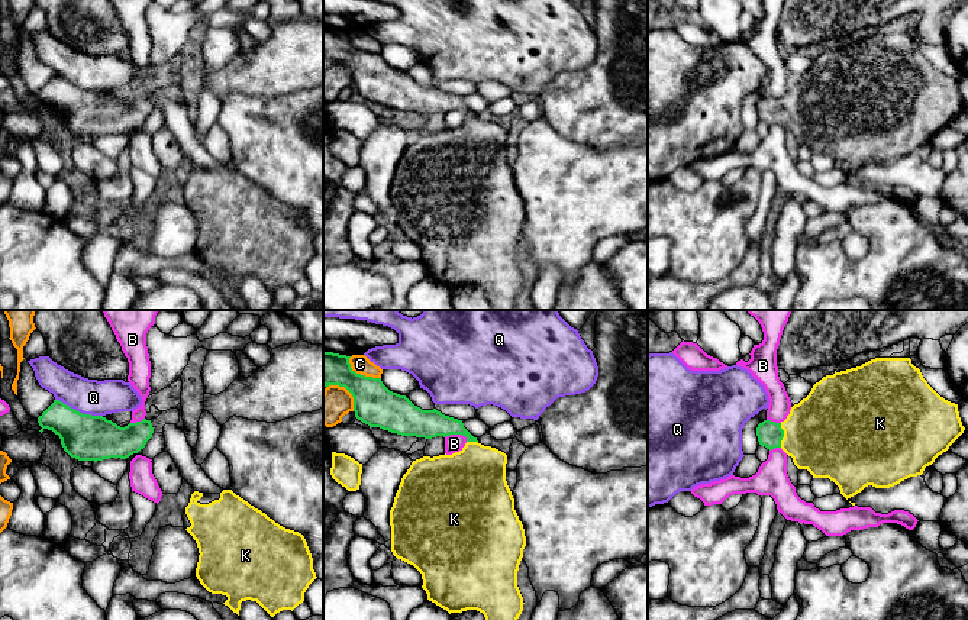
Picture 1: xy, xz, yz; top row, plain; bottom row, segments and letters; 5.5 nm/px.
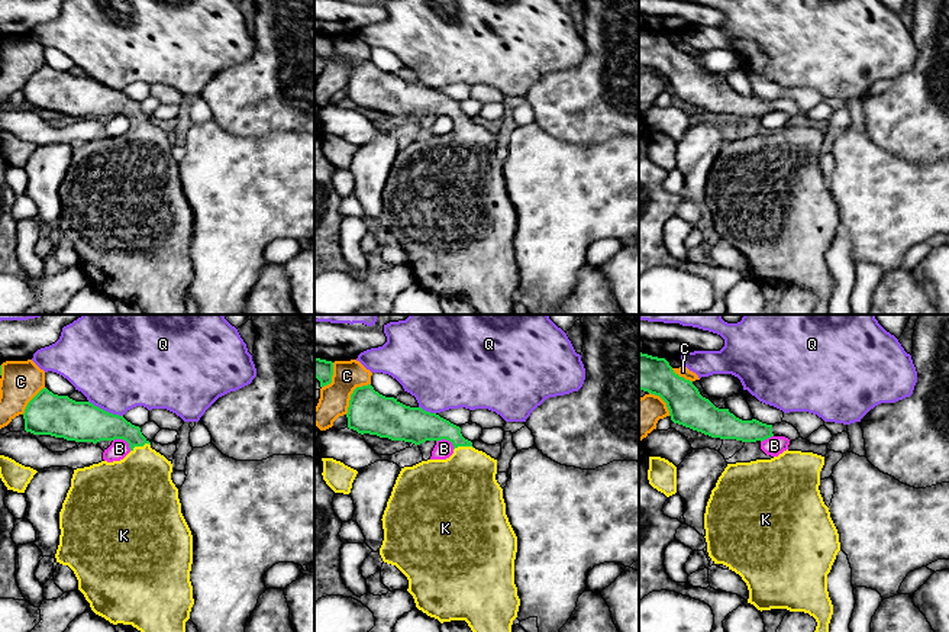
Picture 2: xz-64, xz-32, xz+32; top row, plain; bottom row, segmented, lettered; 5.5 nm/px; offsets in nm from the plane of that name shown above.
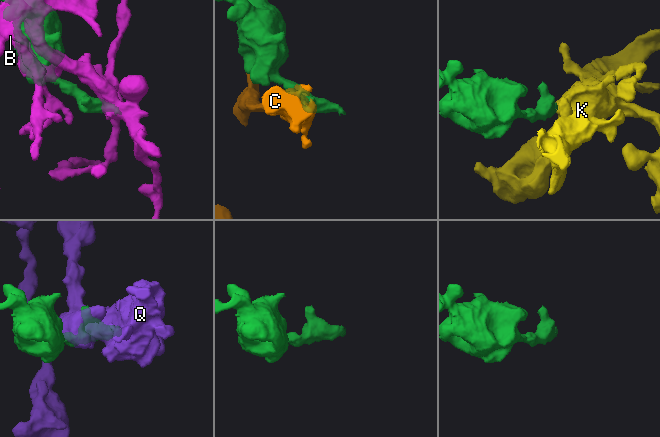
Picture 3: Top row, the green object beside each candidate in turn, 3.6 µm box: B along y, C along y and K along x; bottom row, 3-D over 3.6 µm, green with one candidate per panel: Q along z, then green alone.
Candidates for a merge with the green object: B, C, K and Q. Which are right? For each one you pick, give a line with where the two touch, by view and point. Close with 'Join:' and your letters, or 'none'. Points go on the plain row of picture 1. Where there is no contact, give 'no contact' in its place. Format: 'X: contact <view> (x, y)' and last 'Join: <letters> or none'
K: contact yz (783, 110)
Join: K

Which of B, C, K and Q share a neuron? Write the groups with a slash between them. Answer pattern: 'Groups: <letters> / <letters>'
Groups: B / C / K / Q

